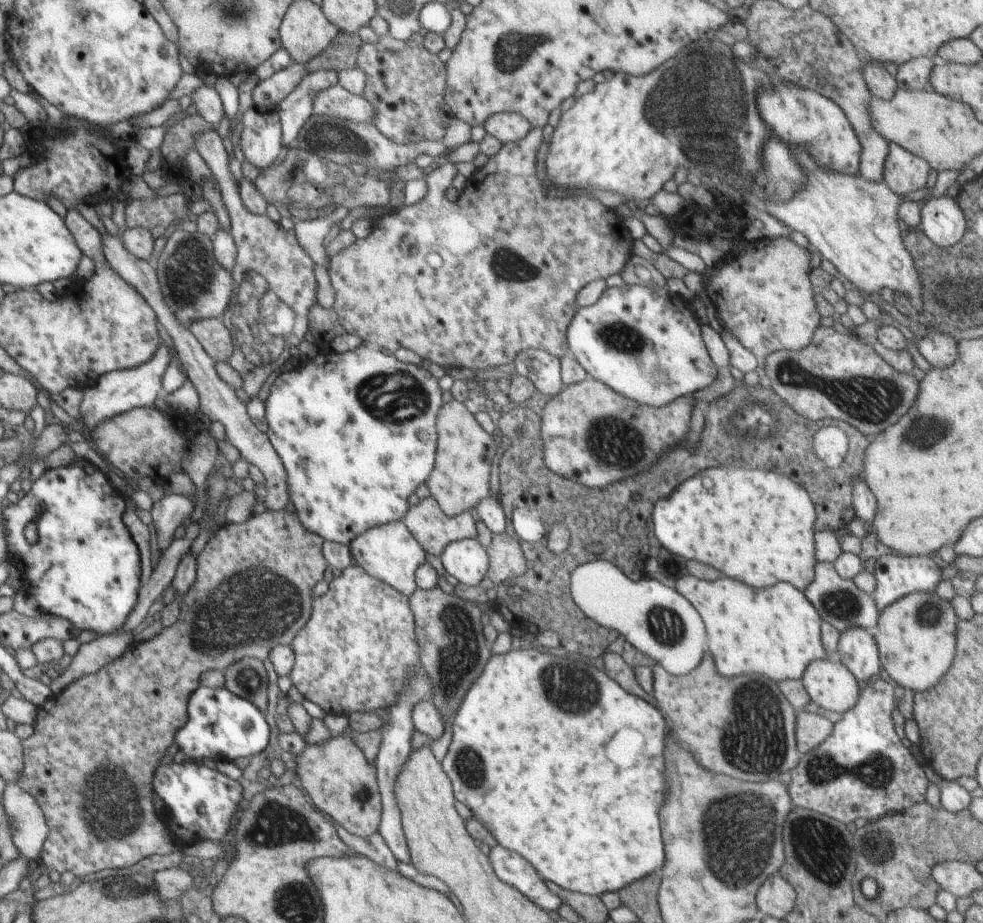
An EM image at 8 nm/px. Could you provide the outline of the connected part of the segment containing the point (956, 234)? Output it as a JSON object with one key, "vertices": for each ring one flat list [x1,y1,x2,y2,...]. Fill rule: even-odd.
{"vertices":[[933,196,921,208,920,229,934,244,950,247,966,235,966,218,956,200]]}

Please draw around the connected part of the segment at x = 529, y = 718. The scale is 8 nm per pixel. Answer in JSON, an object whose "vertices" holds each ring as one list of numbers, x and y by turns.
{"vertices":[[541,648,512,649,502,655,490,656,482,675,472,684,451,722,452,742,448,746,441,767,452,784,456,801,464,804,480,824,492,833,503,848,520,854,544,880,565,890,584,895,602,896,619,892,628,884,659,875,665,864,665,853,660,838,658,810,664,800,662,780,662,750,666,736,666,720,658,708,646,700,632,696,611,680,605,672,572,658,548,654]]}

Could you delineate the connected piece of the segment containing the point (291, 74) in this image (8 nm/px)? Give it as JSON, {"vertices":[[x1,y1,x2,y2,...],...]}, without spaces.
{"vertices":[[292,62,286,69,257,83,251,93,253,103,258,108,278,107,279,103,289,96,308,74,305,63]]}

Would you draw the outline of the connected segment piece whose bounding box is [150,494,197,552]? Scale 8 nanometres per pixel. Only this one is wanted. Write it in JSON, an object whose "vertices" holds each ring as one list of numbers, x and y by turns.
{"vertices":[[166,494,163,500,153,504,150,514,156,525,161,552,171,544,176,528,190,520,196,501,196,495]]}

